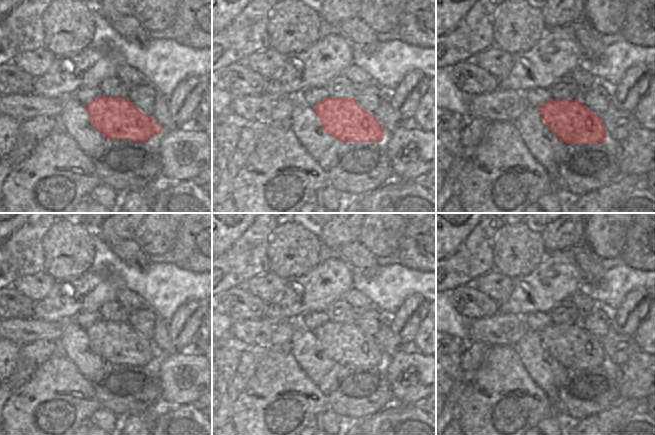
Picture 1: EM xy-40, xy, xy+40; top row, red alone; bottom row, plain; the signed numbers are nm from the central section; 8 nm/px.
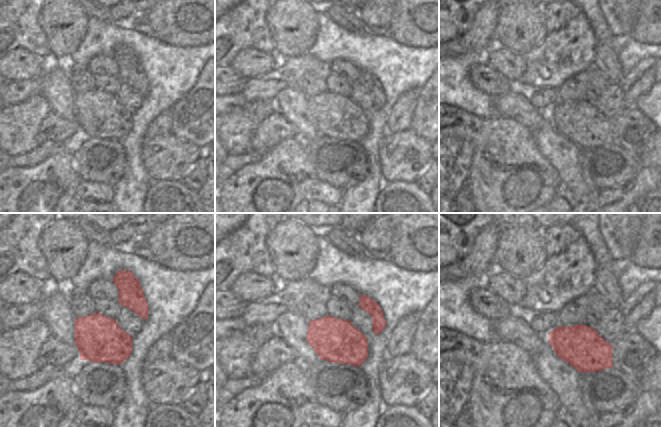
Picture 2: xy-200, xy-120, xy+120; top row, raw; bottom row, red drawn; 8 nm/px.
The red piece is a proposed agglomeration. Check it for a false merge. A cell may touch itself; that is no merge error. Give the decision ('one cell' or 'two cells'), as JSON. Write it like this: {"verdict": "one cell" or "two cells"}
{"verdict": "two cells"}

